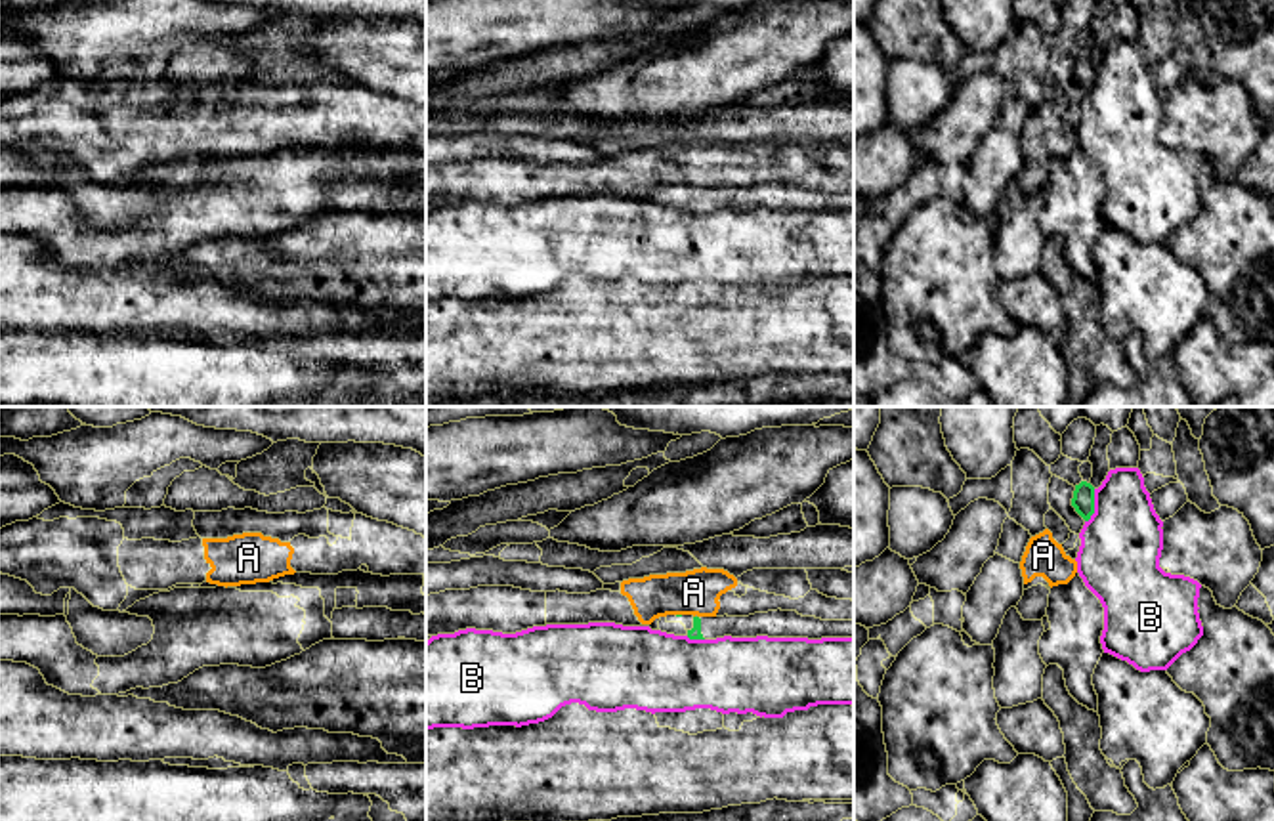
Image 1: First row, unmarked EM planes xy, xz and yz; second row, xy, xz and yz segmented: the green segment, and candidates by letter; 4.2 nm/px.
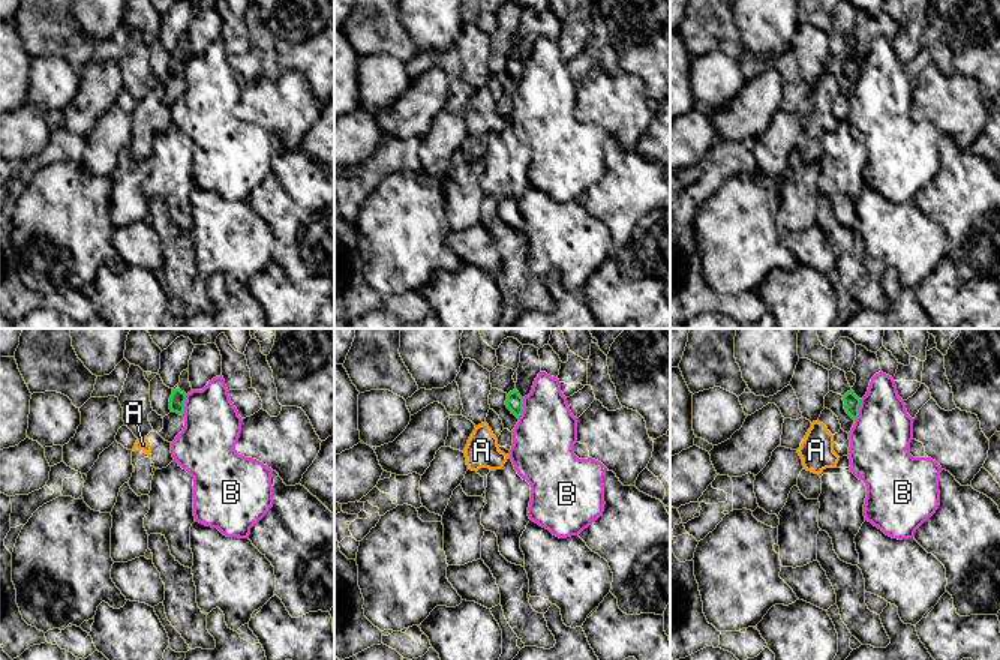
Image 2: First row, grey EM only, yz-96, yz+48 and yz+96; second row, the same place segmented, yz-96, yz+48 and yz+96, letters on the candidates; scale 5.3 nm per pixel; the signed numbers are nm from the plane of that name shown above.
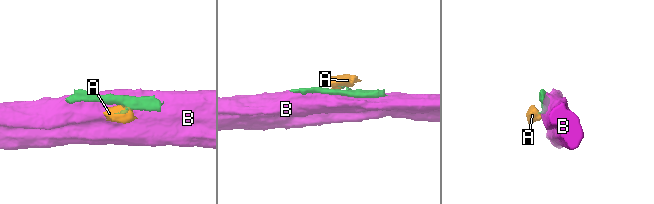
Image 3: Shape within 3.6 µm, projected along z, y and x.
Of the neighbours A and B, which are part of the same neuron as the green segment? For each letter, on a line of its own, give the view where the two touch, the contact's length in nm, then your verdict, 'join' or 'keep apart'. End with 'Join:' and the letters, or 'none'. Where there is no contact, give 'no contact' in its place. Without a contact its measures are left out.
A: contact in xz; length 30 nm; keep apart
B: contact in yz; length 150 nm; keep apart
Join: none

